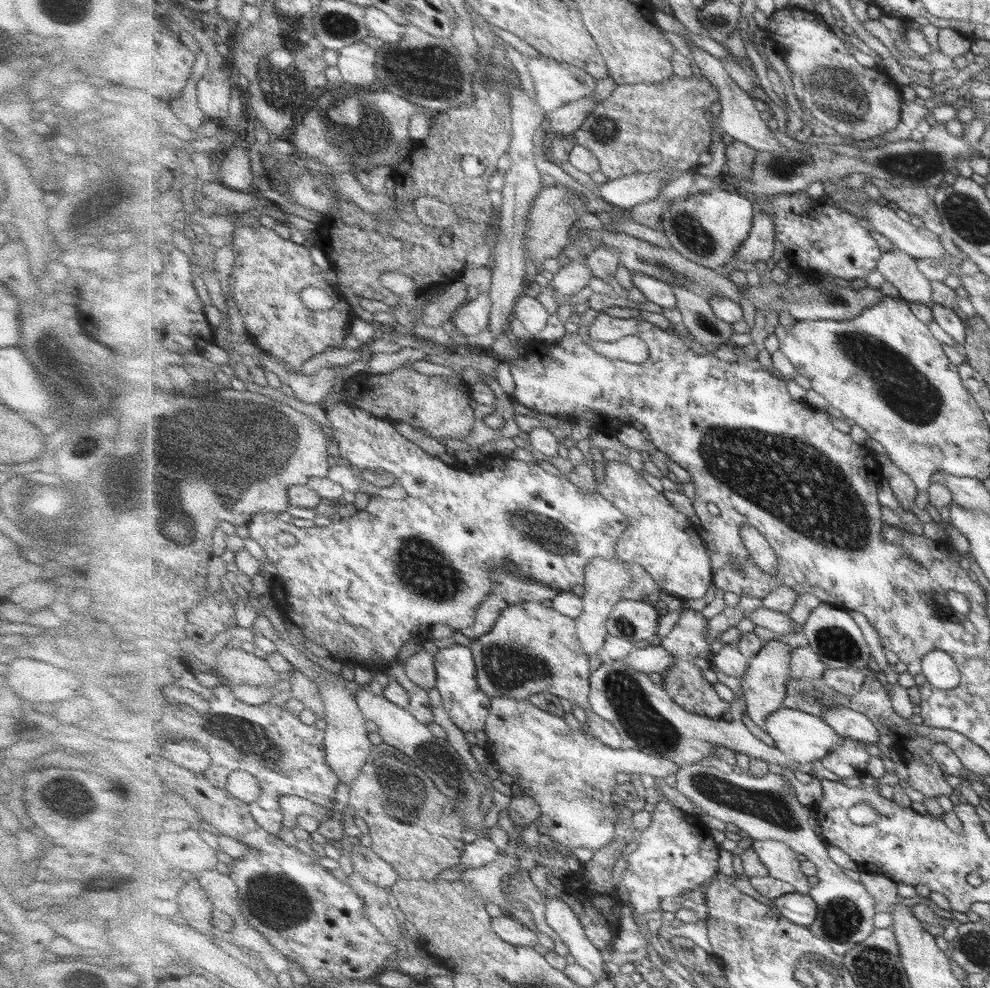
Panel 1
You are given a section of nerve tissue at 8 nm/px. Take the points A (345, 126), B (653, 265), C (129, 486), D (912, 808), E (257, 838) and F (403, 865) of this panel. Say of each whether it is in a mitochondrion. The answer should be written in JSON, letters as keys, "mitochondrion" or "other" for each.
{"A":"mitochondrion","B":"mitochondrion","C":"mitochondrion","D":"other","E":"other","F":"other"}

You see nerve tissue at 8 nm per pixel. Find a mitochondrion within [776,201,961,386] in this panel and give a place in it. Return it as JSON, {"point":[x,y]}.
{"point":[836,300]}

